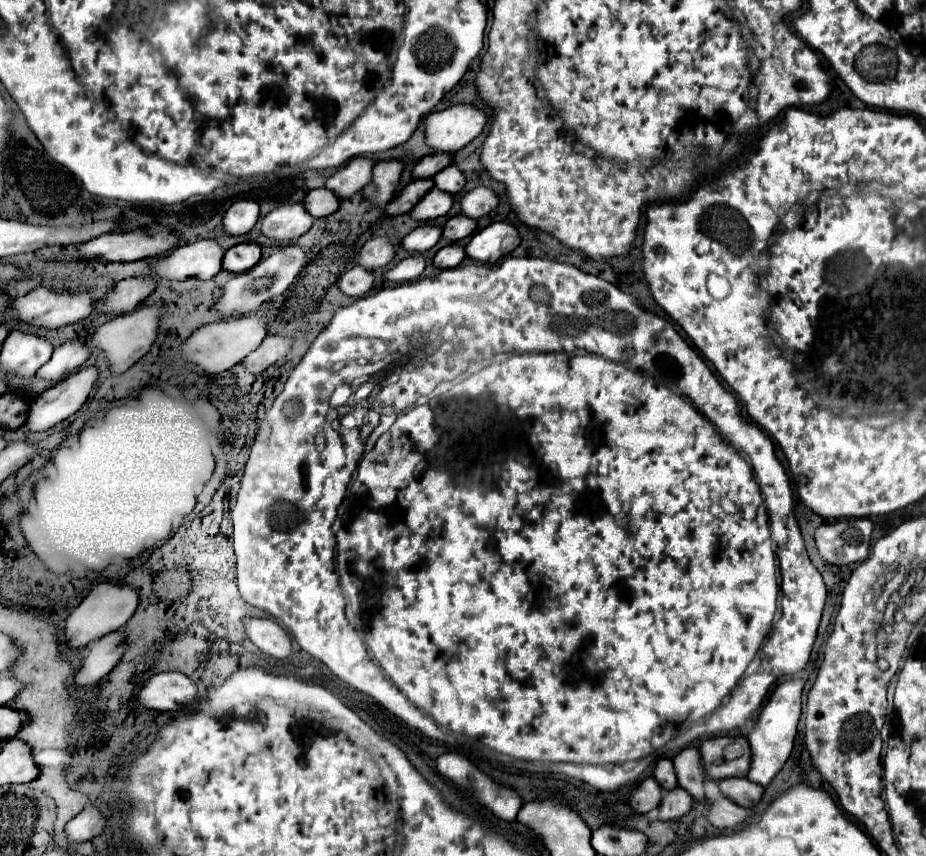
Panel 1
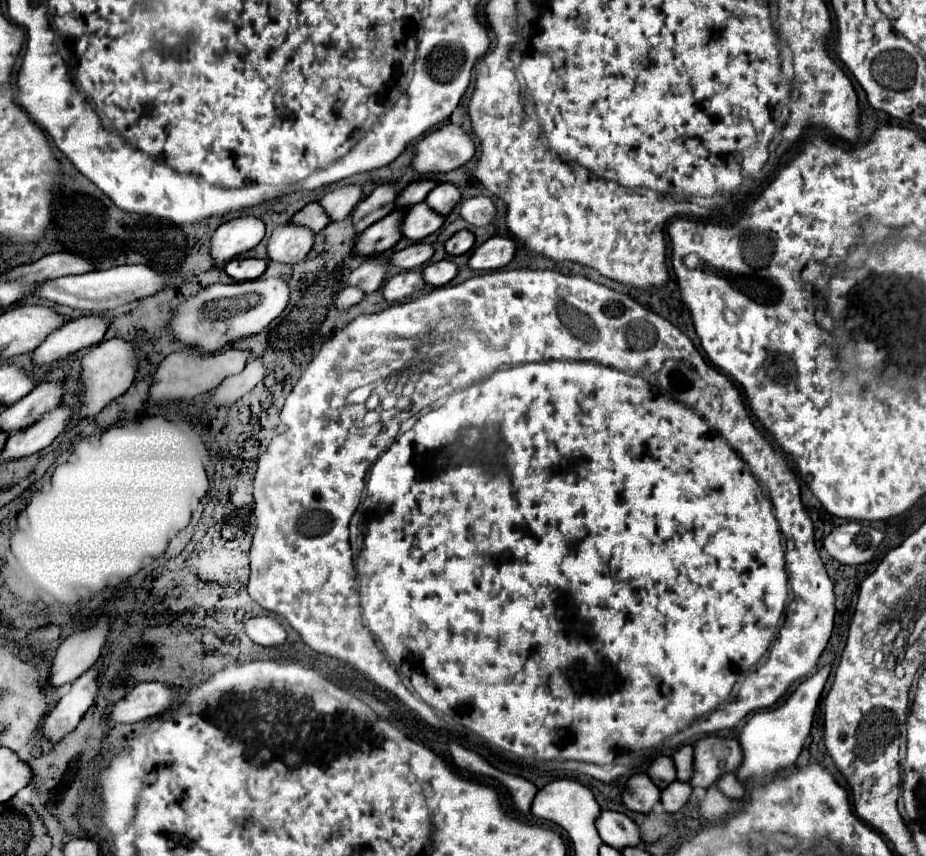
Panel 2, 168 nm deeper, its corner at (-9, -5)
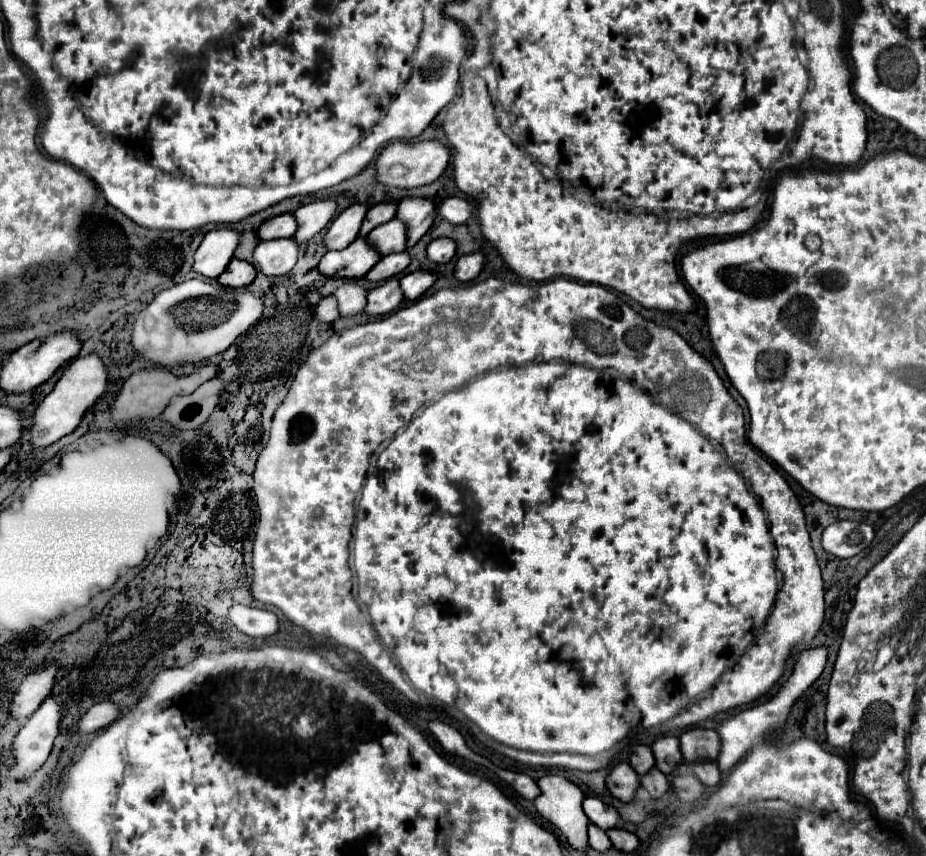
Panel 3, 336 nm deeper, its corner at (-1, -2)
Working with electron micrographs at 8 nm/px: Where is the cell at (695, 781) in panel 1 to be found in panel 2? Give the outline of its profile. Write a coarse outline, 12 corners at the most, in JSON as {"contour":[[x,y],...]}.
{"contour":[[684,745],[674,753],[678,781],[690,781],[694,749]]}

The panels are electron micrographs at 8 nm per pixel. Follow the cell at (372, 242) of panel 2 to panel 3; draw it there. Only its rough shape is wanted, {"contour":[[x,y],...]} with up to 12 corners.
{"contour":[[366,238],[326,252],[326,278],[364,278],[380,260]]}

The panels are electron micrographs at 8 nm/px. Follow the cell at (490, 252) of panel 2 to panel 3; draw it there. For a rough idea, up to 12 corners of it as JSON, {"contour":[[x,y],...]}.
{"contour":[[482,254],[458,258],[454,278],[474,280],[484,264]]}

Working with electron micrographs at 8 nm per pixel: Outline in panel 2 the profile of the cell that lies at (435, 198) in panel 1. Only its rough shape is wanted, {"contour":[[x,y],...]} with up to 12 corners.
{"contour":[[426,203],[412,205],[402,223],[402,235],[422,241],[444,225],[446,215]]}

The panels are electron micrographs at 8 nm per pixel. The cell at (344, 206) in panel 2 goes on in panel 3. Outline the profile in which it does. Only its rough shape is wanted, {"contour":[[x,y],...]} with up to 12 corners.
{"contour":[[314,200],[294,210],[296,244],[308,242],[334,218],[336,202]]}

